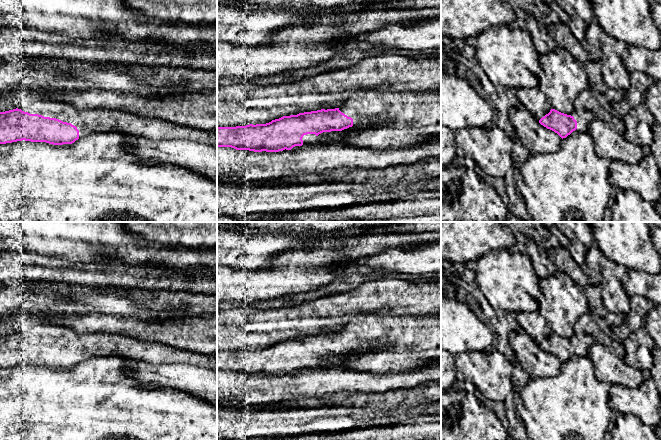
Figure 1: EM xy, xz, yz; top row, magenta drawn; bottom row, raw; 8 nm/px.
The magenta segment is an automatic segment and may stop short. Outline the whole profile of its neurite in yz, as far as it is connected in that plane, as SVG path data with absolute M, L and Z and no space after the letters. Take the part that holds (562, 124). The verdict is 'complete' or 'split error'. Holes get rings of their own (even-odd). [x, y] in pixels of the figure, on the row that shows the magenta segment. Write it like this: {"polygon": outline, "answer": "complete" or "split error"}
{"polygon": "M551 109L548 114L539 120L539 123L547 129L554 131L563 139L577 128L586 131L589 123L594 118L595 115L588 110L581 110L574 116L571 116Z", "answer": "split error"}

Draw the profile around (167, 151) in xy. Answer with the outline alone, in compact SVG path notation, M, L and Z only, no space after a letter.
M127 134L124 147L142 160L186 167L217 183L217 145L182 139L157 141Z

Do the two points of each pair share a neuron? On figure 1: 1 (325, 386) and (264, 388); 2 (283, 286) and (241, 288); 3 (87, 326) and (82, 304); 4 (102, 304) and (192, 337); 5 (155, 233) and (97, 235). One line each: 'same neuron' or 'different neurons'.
1: same neuron
2: same neuron
3: different neurons
4: different neurons
5: different neurons

